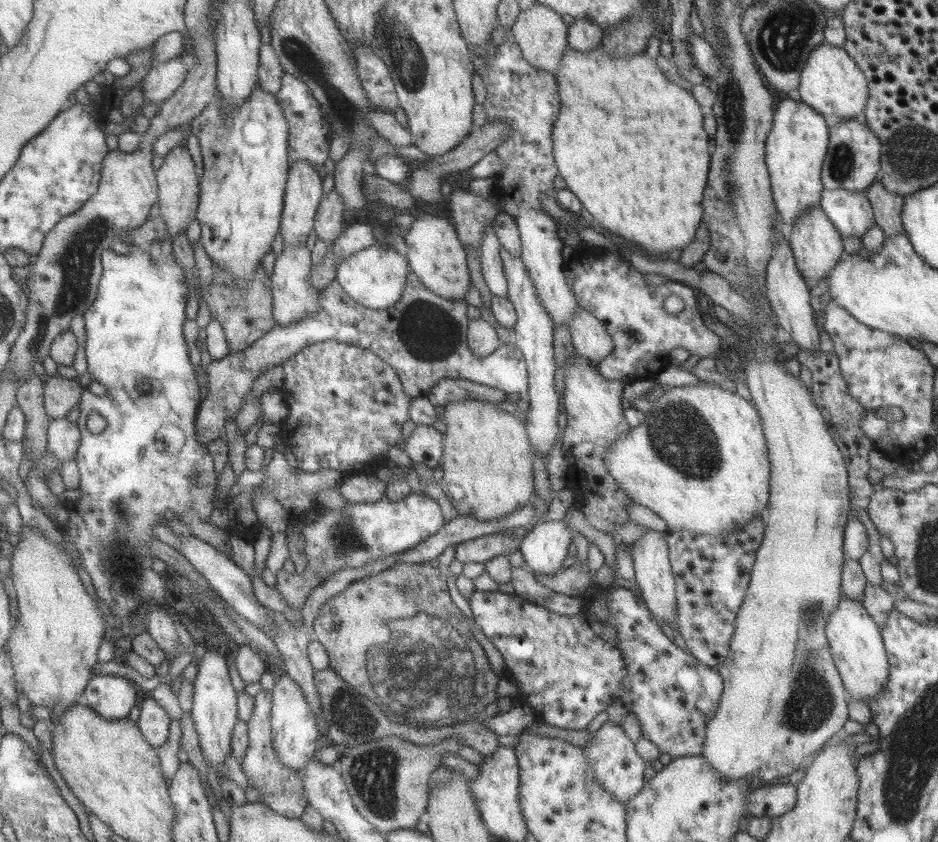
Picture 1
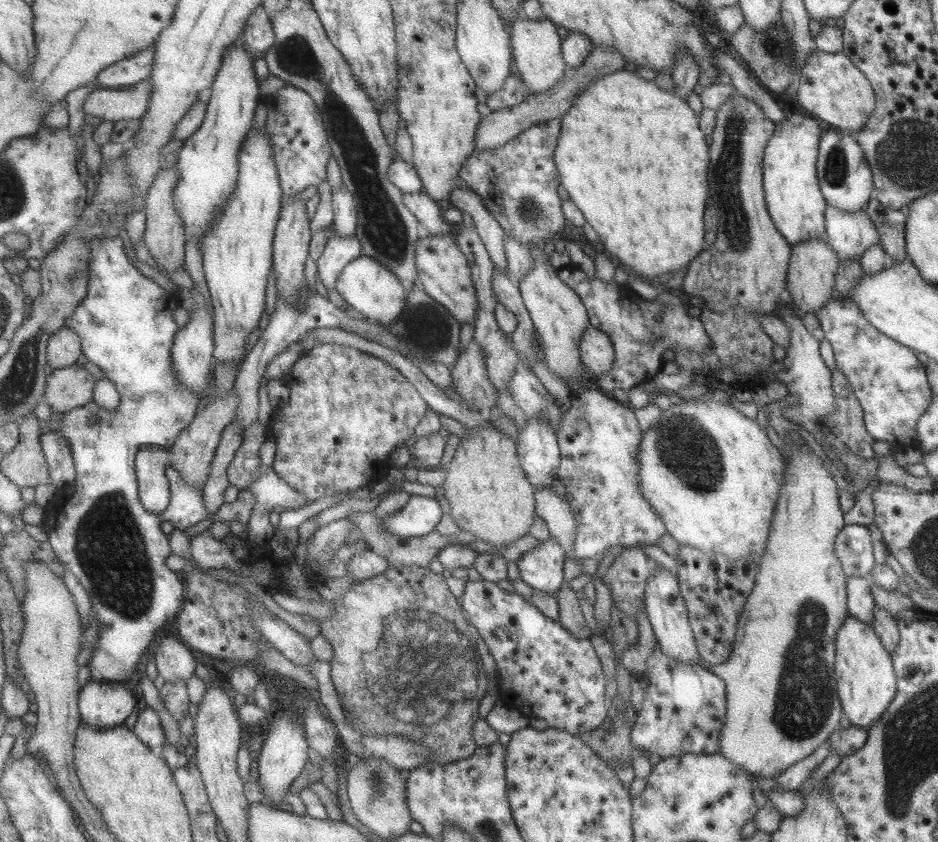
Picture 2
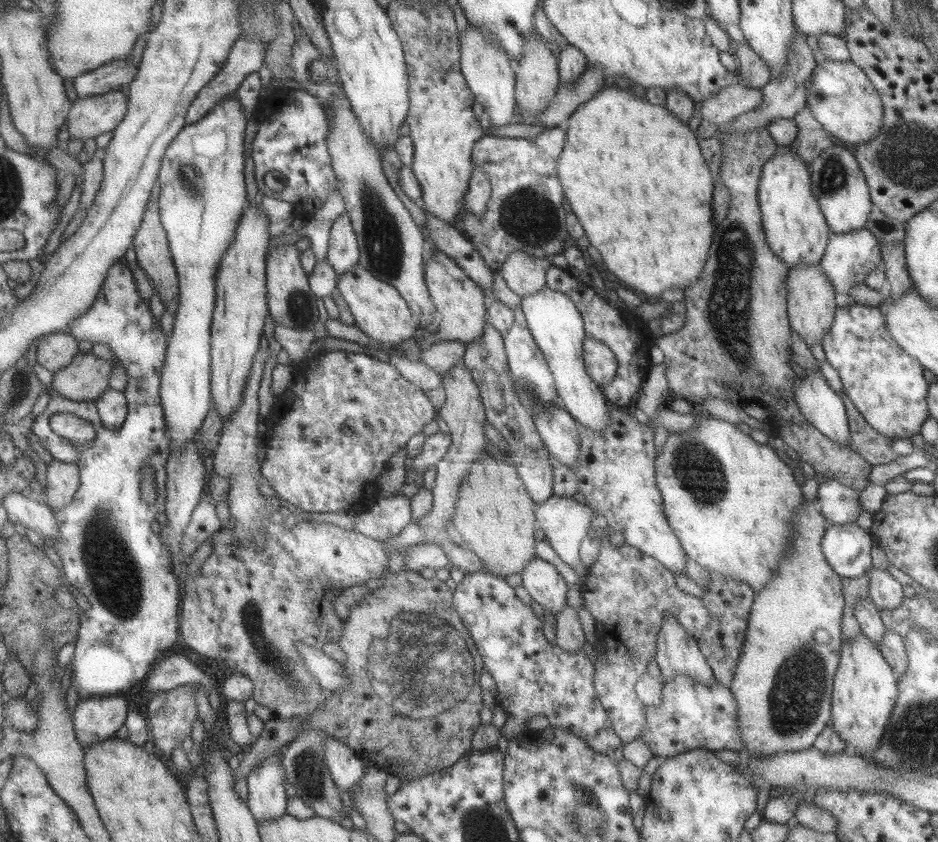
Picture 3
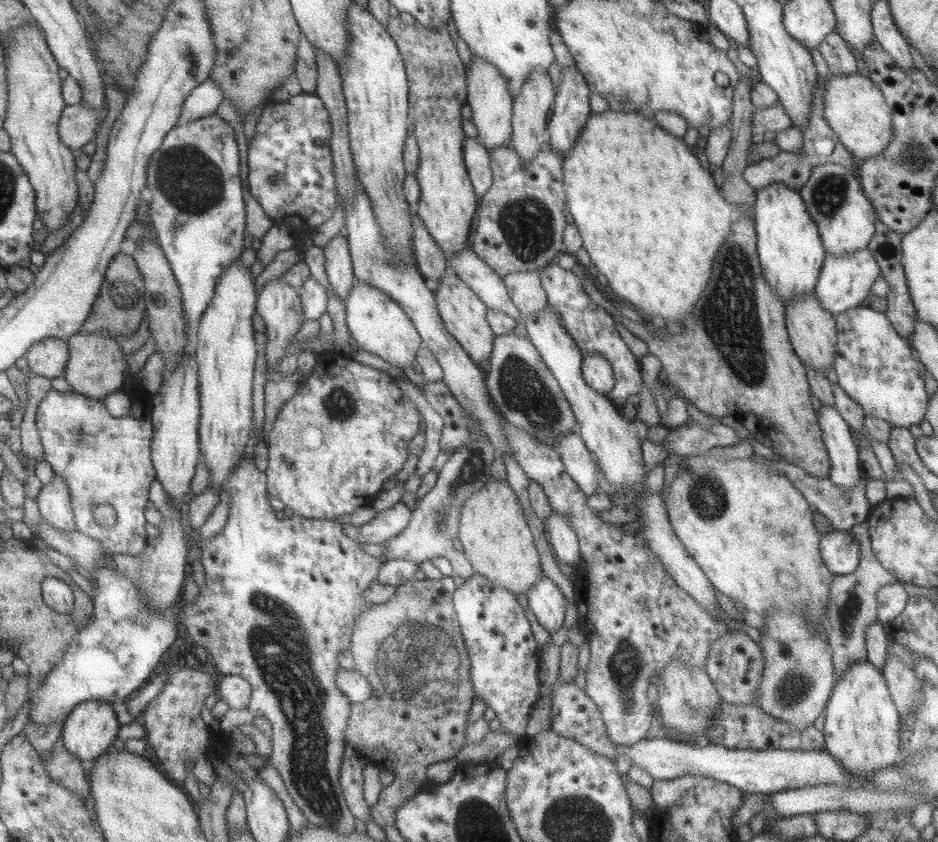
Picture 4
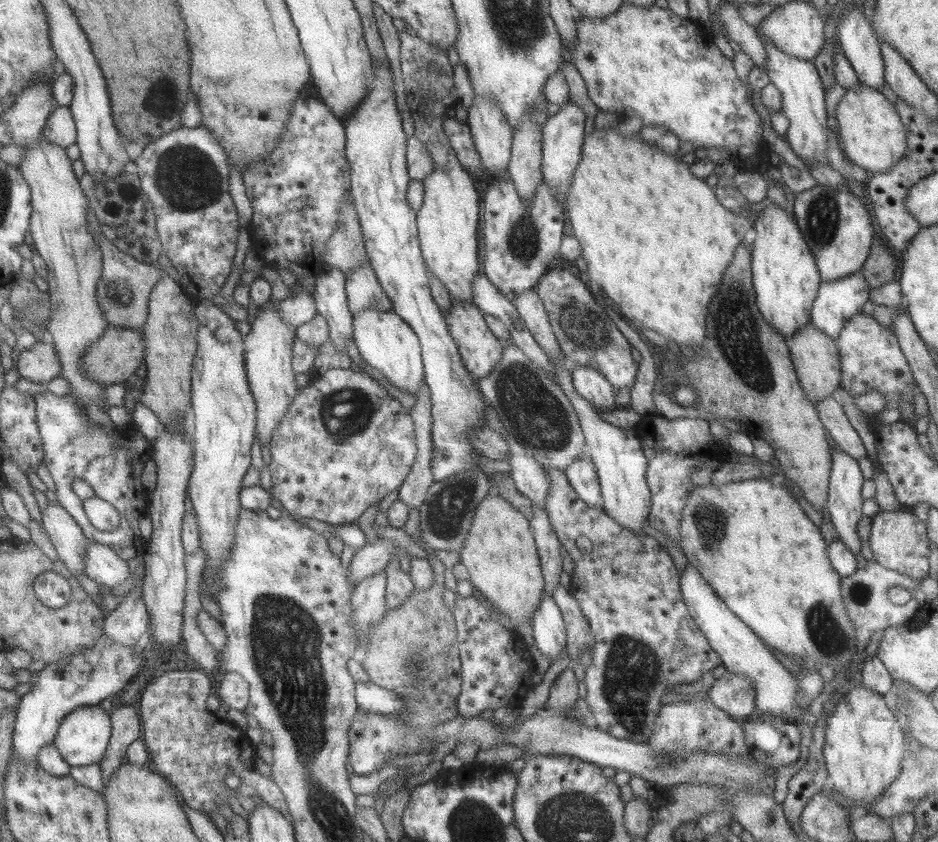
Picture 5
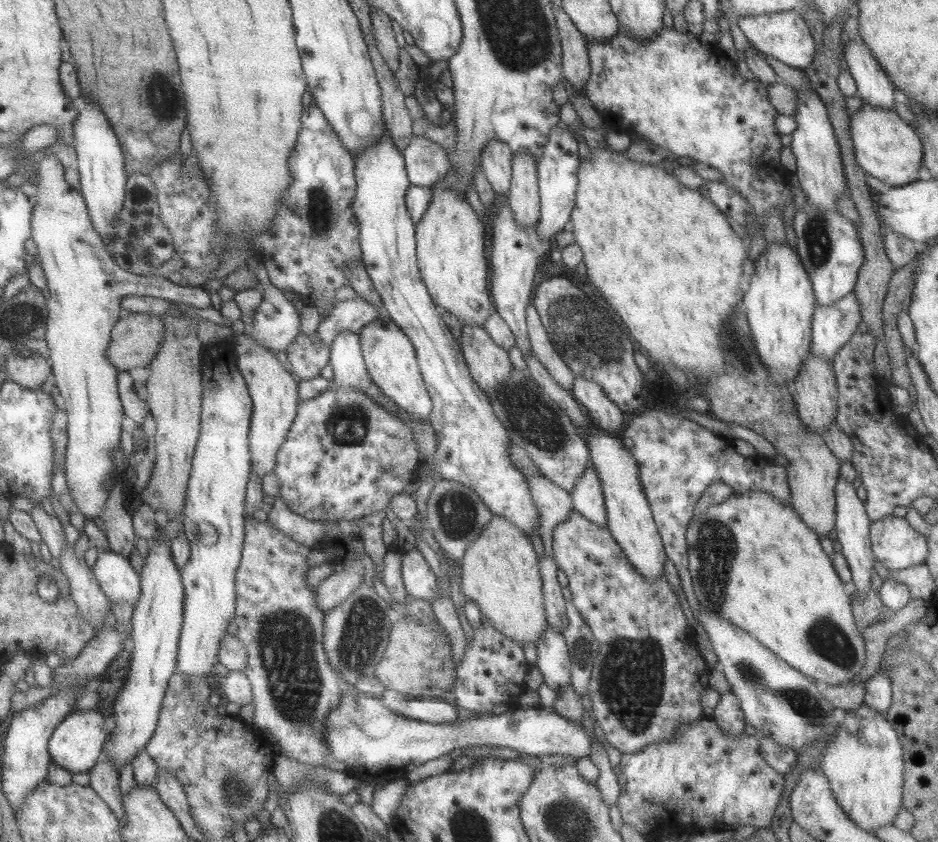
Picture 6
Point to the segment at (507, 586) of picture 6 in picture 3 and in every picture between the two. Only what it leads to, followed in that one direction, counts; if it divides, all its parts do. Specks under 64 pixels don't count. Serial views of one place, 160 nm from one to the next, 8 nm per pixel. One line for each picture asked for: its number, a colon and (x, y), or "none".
3: (495, 517)
4: (494, 536)
5: (499, 554)

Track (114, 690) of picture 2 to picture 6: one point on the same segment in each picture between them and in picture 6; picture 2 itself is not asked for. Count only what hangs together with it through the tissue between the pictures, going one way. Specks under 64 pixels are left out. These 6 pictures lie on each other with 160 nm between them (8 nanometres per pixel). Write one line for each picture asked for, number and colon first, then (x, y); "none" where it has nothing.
3: (98, 718)
4: (89, 731)
5: (83, 739)
6: (77, 744)

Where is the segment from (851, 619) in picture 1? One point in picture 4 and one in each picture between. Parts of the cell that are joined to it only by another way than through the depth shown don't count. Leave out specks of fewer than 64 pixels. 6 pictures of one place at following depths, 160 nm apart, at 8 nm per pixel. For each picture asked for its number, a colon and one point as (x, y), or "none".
2: (866, 683)
3: (864, 690)
4: (861, 730)

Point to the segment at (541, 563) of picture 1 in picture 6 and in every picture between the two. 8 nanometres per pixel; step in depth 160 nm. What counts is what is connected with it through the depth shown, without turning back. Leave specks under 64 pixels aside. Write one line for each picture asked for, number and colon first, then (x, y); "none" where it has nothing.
2: (540, 567)
3: (544, 584)
4: (545, 600)
5: (548, 629)
6: (552, 658)

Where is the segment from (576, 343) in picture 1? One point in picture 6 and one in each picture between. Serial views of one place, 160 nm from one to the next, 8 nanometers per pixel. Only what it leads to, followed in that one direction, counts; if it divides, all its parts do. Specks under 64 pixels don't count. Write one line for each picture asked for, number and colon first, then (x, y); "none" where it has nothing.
2: (595, 349)
3: (600, 363)
4: (596, 372)
5: (591, 386)
6: (605, 415)

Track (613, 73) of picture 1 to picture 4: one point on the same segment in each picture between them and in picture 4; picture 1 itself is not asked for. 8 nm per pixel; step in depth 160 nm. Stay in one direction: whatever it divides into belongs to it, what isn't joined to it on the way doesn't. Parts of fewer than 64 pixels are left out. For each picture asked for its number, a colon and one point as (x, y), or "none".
2: (630, 156)
3: (634, 177)
4: (627, 183)

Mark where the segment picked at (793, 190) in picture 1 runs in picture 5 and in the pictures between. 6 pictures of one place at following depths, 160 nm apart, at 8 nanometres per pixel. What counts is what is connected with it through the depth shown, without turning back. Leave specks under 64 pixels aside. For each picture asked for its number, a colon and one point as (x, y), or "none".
2: (795, 205)
3: (795, 231)
4: (790, 254)
5: (785, 281)

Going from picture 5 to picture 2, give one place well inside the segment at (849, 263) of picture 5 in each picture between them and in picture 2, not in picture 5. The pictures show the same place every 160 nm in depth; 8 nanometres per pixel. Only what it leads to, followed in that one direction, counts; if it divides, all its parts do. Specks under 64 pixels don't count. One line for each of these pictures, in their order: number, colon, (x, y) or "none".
2: (844, 178)
3: (837, 183)
4: (845, 220)

